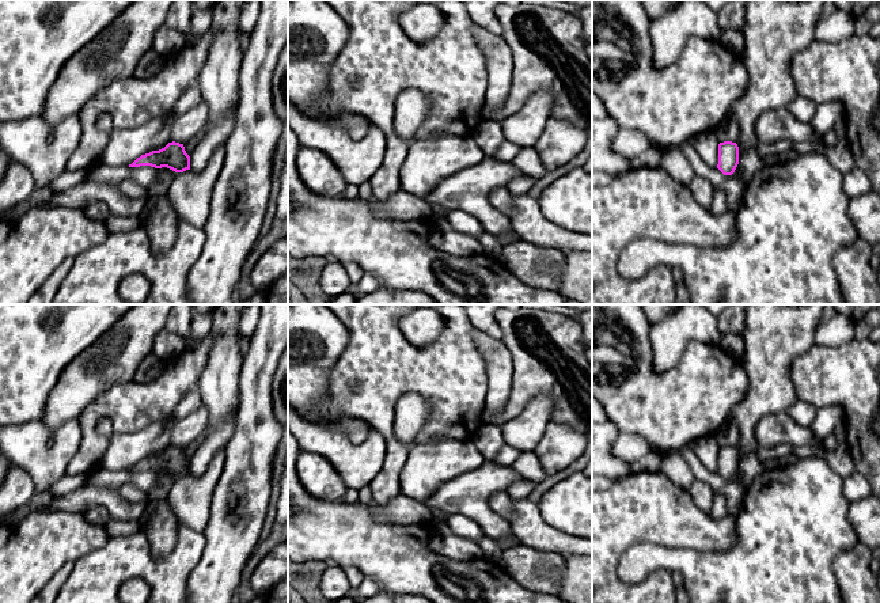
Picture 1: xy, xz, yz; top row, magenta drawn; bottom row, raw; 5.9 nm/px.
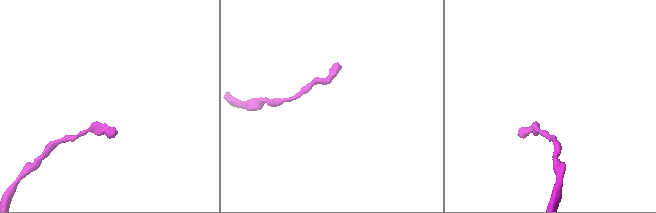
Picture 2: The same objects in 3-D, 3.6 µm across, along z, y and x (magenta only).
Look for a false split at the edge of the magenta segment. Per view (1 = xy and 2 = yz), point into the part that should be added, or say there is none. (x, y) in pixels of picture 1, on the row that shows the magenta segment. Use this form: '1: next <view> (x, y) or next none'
1: next none
2: next none

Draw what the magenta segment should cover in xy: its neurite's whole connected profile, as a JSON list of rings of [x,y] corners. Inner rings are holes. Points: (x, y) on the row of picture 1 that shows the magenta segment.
[[[168,143],[159,151],[137,158],[129,167],[151,166],[155,168],[167,167],[175,172],[190,170],[190,156],[186,153],[183,144]]]

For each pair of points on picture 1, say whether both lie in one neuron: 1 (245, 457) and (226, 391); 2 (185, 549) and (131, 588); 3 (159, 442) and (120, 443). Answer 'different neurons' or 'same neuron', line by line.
1: different neurons
2: different neurons
3: same neuron

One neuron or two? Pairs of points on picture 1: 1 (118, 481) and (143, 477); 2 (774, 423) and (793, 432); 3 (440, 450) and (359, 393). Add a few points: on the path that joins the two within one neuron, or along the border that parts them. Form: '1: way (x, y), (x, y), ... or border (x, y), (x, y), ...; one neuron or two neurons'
1: way (124, 477), (137, 477); one neuron
2: way (778, 427), (789, 432); one neuron
3: border (462, 439), (435, 439), (417, 443); two neurons

